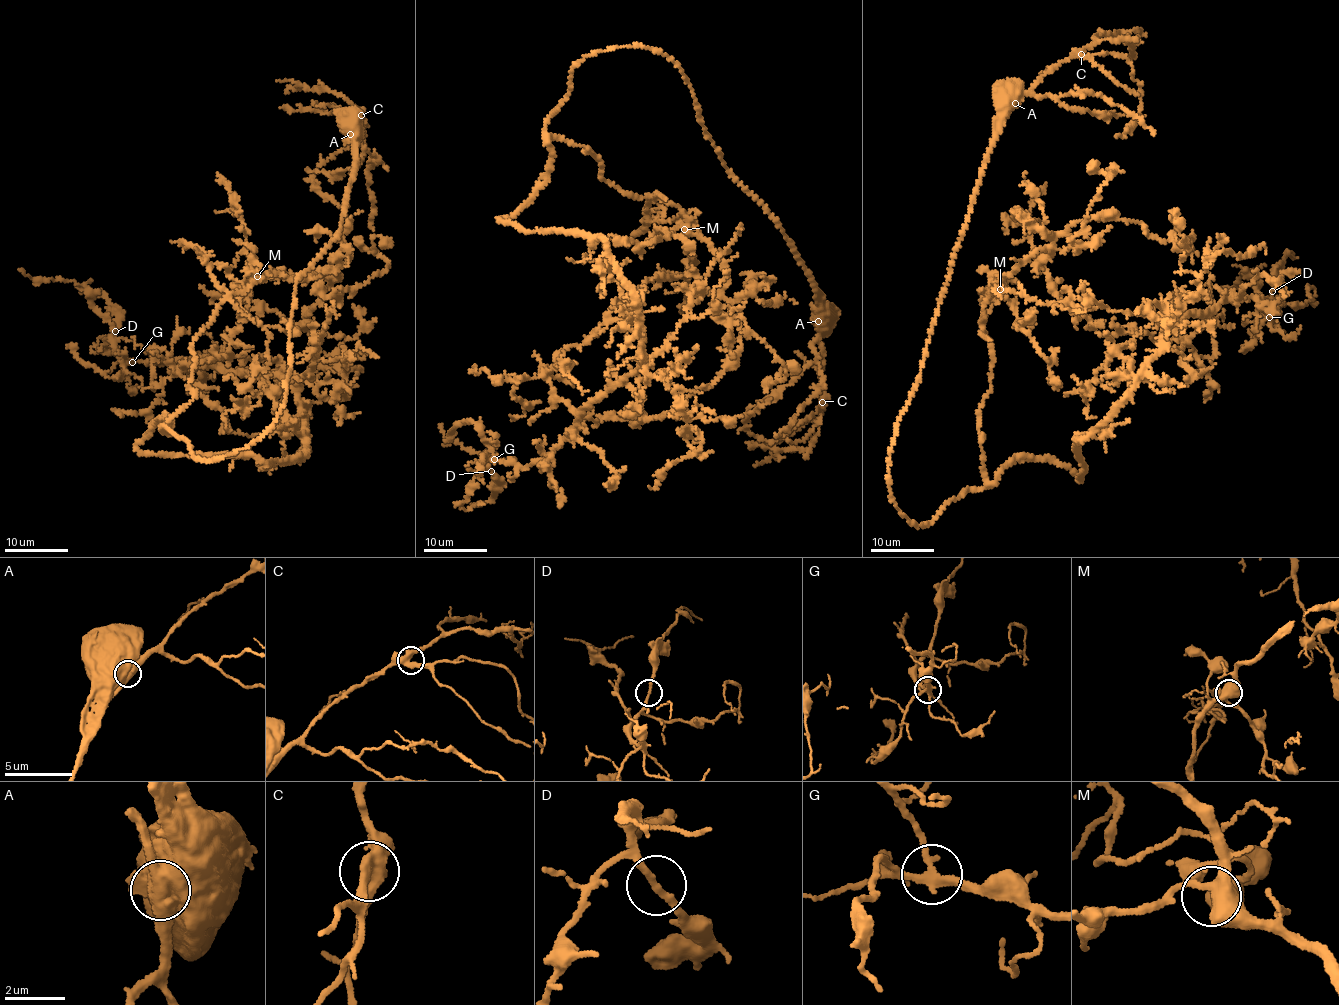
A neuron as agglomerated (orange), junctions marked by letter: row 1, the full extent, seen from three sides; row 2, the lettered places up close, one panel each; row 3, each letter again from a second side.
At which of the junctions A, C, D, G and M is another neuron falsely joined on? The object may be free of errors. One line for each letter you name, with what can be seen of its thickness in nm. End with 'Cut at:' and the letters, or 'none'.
A: 850 nm
Cut at: A

